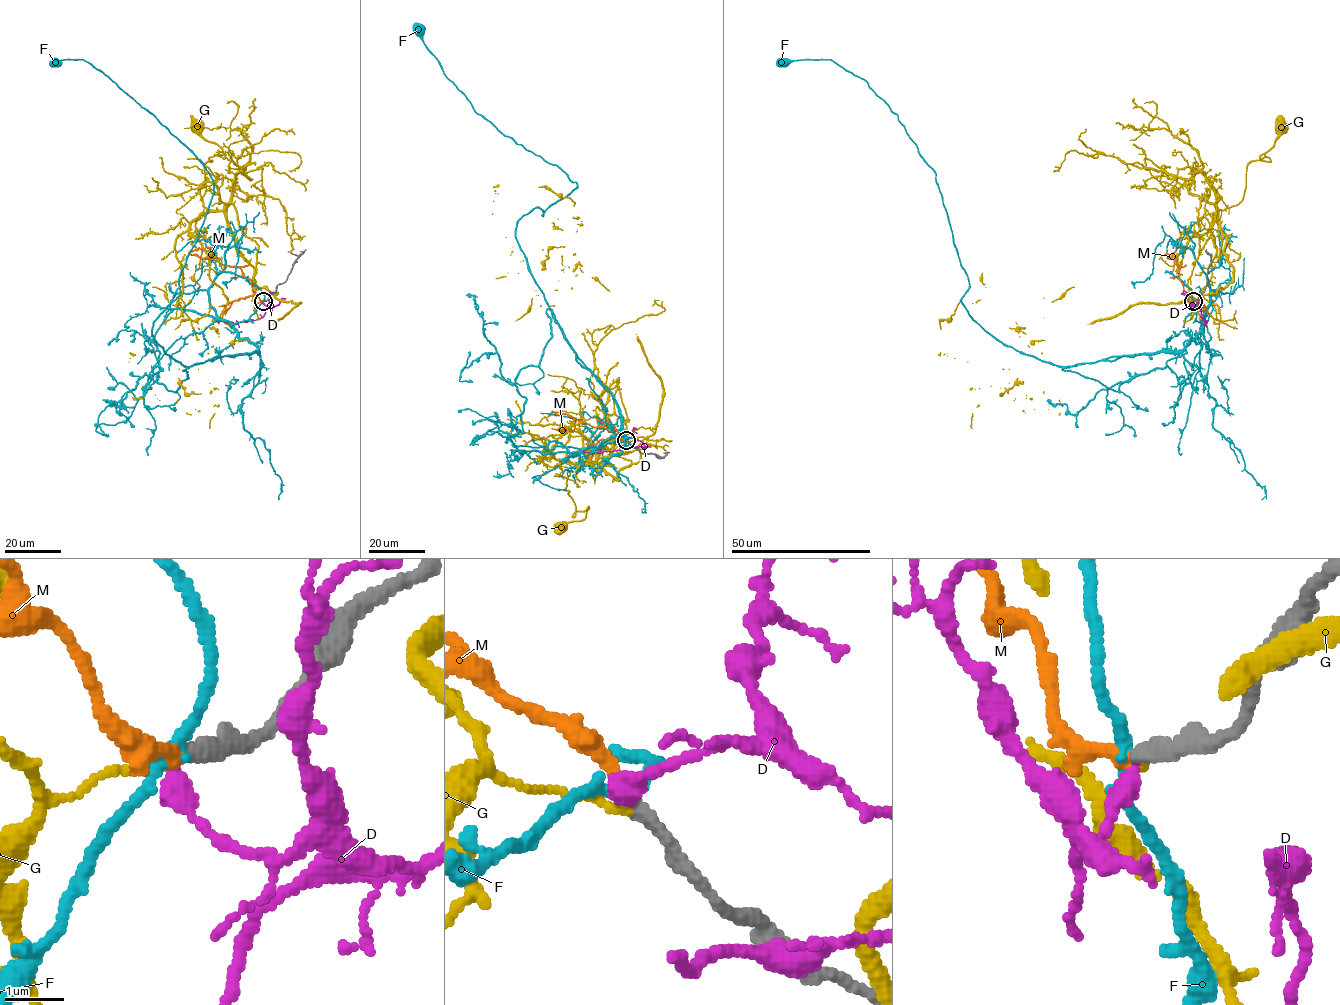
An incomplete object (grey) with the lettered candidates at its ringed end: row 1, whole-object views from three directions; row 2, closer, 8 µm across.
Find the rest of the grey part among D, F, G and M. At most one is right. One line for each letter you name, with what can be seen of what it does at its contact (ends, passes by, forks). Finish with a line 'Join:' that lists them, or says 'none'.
M: It ends there
Join: M

